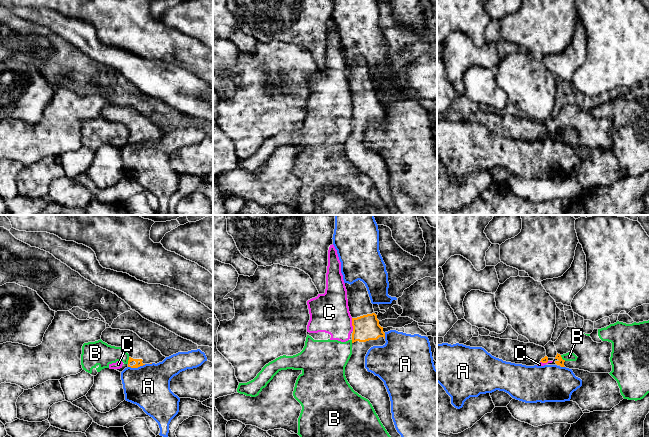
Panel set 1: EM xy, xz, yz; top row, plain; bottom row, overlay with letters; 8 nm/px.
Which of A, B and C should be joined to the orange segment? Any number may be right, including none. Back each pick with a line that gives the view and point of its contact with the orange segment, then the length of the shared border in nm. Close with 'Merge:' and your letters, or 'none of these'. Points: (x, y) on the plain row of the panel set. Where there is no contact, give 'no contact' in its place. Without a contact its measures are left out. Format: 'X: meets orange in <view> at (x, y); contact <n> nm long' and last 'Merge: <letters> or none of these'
Merge: none of these

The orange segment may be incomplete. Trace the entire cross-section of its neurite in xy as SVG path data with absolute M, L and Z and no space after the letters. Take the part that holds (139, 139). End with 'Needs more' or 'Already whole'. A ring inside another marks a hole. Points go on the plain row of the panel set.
M106 104L101 116L108 121L124 124L129 130L128 143L138 144L145 140L162 138L166 133L149 118L130 106Z. Needs more

